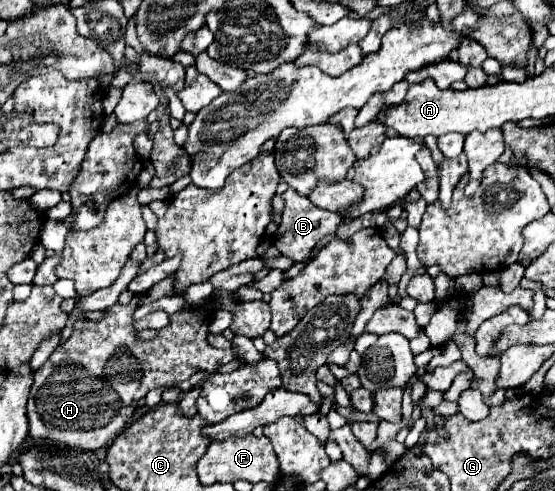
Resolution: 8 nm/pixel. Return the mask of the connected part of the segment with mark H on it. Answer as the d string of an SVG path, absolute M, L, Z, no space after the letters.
M217 292L217 296L205 302L205 310L203 306L183 308L169 316L169 326L159 330L153 340L139 340L133 312L143 298L145 294L137 294L125 306L111 306L99 322L75 322L71 338L59 344L49 360L35 370L35 384L27 402L29 434L35 440L43 438L71 448L97 450L123 430L135 412L135 402L145 398L149 390L183 382L197 370L215 373L219 366L233 360L232 351L222 351L208 343L209 322L215 310L233 314L231 332L234 335L263 336L271 324L267 302L235 300L229 292Z

